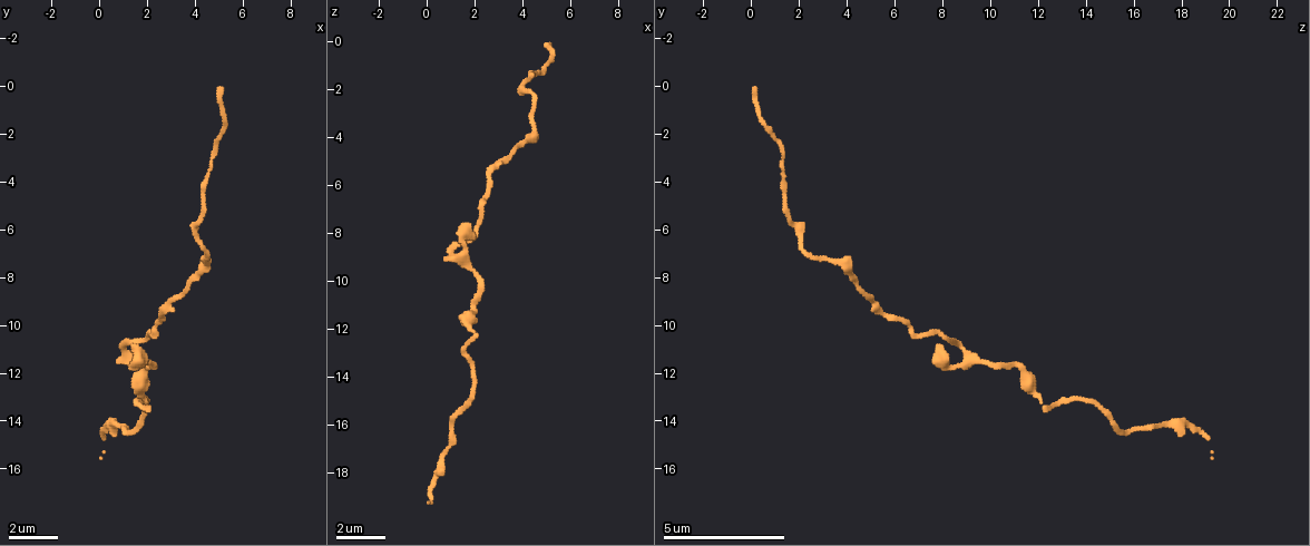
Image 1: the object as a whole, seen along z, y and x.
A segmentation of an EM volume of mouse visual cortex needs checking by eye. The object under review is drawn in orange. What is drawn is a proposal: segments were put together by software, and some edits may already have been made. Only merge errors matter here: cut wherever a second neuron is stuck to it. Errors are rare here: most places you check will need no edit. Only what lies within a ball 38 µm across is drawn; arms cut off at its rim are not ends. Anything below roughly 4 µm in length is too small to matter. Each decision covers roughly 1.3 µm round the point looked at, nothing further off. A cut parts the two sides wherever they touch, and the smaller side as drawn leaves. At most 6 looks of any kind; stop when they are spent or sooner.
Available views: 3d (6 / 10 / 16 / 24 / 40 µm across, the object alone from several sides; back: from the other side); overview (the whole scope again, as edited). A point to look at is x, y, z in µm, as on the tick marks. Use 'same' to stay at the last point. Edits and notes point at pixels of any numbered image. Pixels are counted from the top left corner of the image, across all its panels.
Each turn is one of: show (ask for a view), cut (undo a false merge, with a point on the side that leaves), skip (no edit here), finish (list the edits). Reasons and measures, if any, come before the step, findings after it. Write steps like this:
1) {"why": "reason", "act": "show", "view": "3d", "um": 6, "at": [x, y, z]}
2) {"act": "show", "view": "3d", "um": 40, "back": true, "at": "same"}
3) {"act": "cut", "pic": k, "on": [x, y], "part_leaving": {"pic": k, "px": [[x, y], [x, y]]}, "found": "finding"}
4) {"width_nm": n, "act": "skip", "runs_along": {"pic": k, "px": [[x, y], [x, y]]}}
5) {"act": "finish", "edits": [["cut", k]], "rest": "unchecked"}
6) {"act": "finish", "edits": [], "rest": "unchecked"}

{"why": "sudden change in width", "act": "show", "view": "3d", "um": 10, "at": [1.8, 13.2, 12.1]}

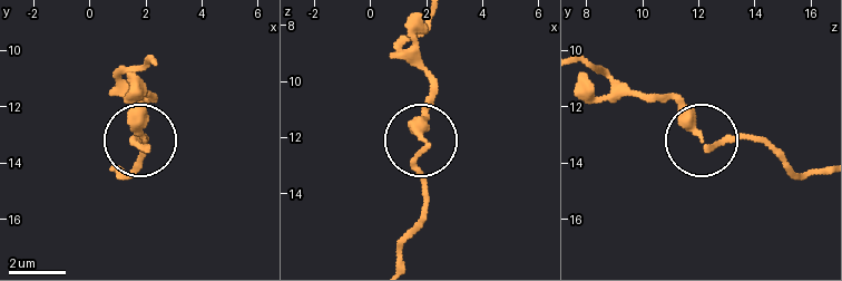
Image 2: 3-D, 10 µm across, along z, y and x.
{"act": "show", "view": "3d", "um": 6, "at": [1.8, 13.2, 12.1]}

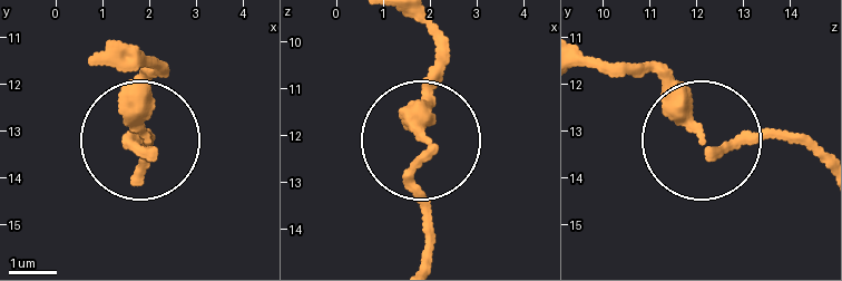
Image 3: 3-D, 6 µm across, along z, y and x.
{"act": "skip", "runs_along": {"pic": 3, "px": [[585, 51], [656, 79], [716, 147], [808, 139]]}, "found": "one neuron here"}

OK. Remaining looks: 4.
{"act": "show", "view": "3d", "um": 6, "at": [2.2, 10.3, 7.8]}

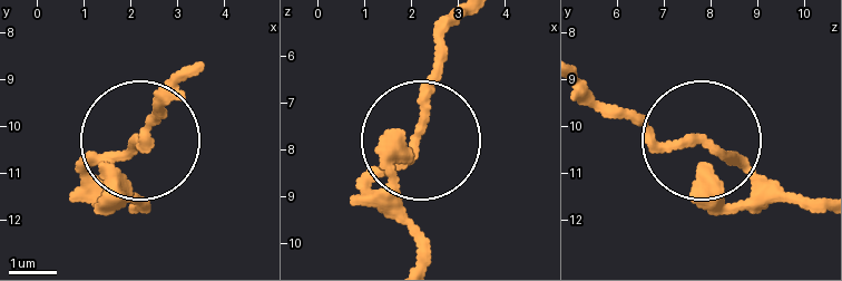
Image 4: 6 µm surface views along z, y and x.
{"side_arm_um": 16, "act": "skip", "found": "continuous, no second neuron"}

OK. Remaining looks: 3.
{"act": "show", "view": "3d", "um": 10, "at": [4.4, 7.0, 2.4]}

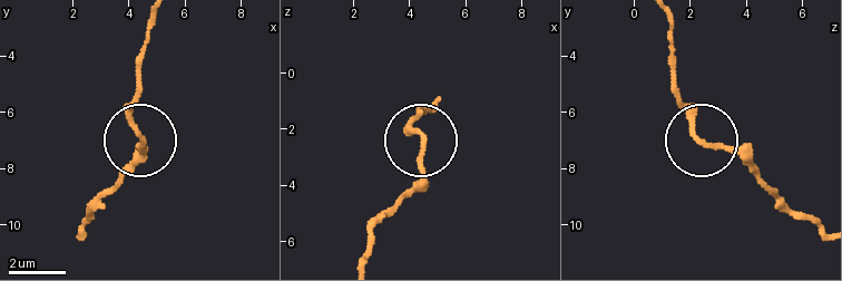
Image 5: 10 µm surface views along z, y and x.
{"act": "skip", "runs_along": {"pic": 5, "px": [[361, 257], [372, 228], [420, 177], [415, 107]]}, "found": "continuous, no second neuron"}

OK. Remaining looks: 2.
{"act": "finish", "edits": [], "rest": "unchecked"}

